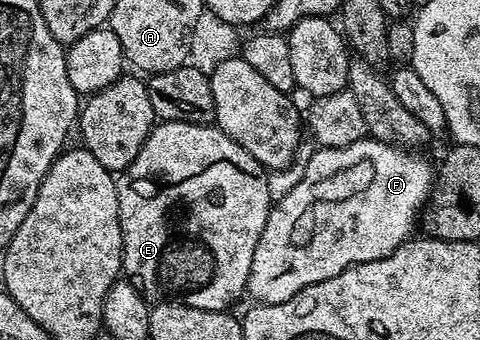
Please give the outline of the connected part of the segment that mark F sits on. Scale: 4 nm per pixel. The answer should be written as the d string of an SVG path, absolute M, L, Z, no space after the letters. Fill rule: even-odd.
M370 136L348 147L316 149L293 192L272 205L253 252L246 293L251 293L259 304L281 304L306 286L329 280L359 262L389 256L412 237L411 229L416 229L417 217L432 194L431 166L419 152L390 146Z

